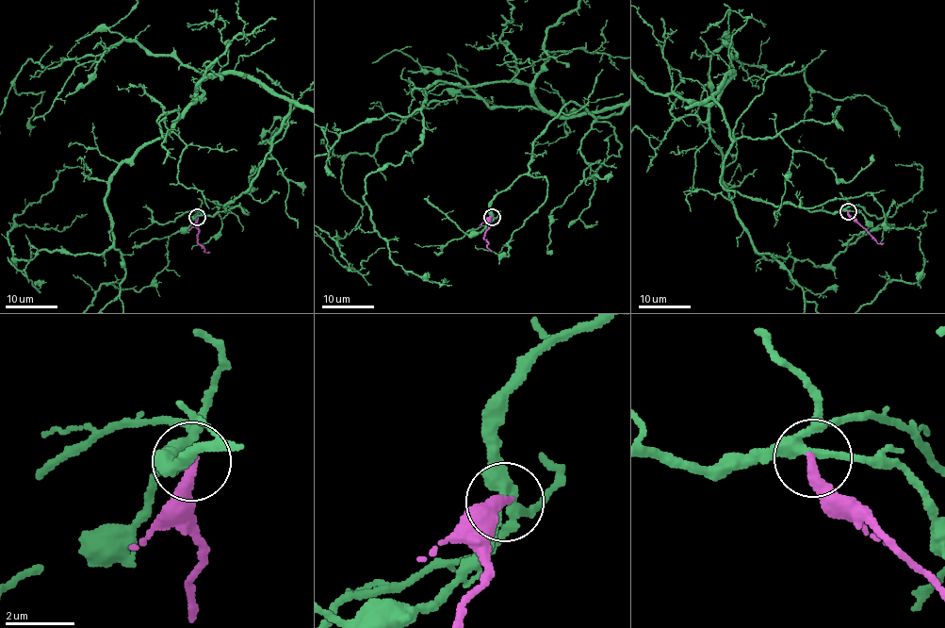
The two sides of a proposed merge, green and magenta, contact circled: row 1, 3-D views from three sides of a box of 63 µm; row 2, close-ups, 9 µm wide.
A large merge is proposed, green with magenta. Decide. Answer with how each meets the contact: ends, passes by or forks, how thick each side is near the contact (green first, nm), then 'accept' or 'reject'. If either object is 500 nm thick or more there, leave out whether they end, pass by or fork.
green forks there; magenta ends there; 280 nm thick on the green side, 320 nm on the other; reject

